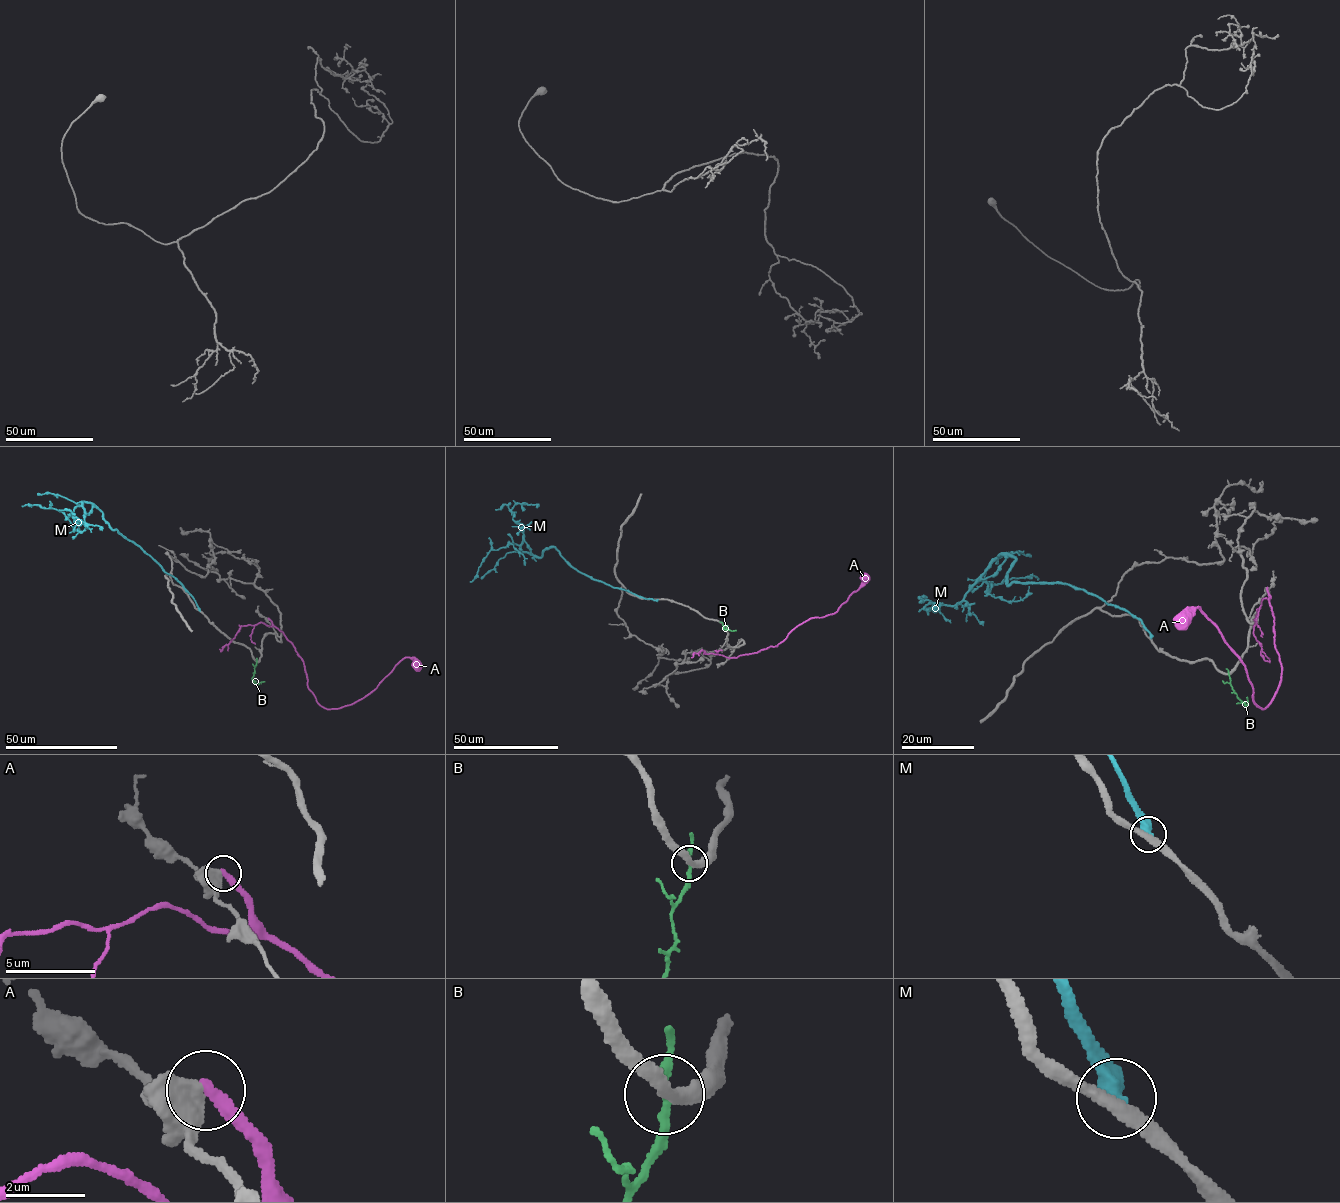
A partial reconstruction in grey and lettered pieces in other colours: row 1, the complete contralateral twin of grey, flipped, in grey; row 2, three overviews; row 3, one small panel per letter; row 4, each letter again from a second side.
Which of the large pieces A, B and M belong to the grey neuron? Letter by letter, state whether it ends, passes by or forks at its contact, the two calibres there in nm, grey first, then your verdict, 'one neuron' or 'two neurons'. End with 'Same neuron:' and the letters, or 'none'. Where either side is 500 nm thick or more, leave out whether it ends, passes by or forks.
A: it ends there; 480 nm thick on the grey side, 320 nm on the other; two neurons
B: it passes by; 320 nm thick on the grey side, 200 nm on the other; two neurons
M: it ends there; 300 nm thick on the grey side, 480 nm on the other; two neurons
Same neuron: none

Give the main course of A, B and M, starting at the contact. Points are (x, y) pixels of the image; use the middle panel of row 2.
A: (729, 658), (776, 646), (798, 625), (833, 614), (867, 579), (866, 573)
B: (724, 625), (723, 628), (736, 630)
M: (657, 600), (584, 575), (553, 547), (545, 549), (540, 557), (521, 552), (513, 542), (491, 549), (469, 582)

